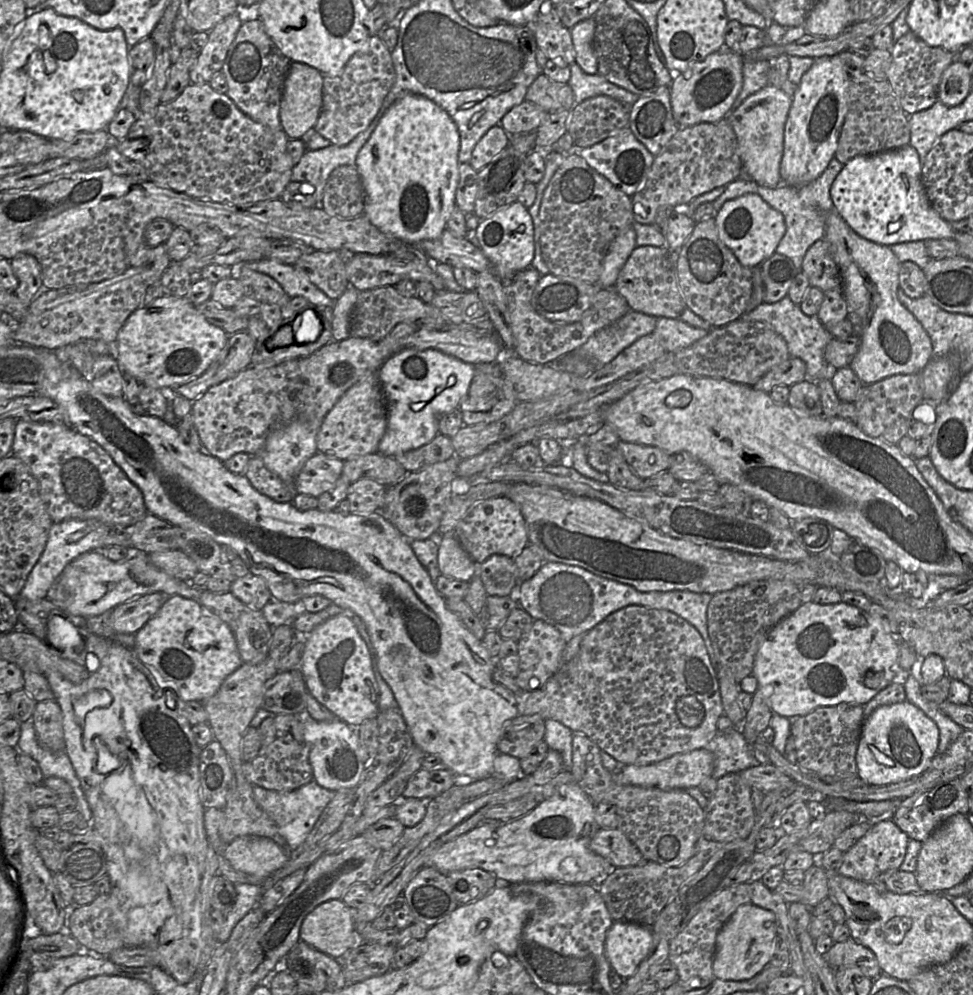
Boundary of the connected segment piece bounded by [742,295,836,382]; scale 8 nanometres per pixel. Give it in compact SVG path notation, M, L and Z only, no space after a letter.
M786 295L775 303L763 302L753 310L745 312L742 316L751 321L769 324L775 332L783 337L787 343L790 357L802 359L806 364L805 380L819 382L824 378L831 380L831 372L836 368L831 367L824 358L827 344L834 338L822 325L816 316L805 315L800 307L794 304Z

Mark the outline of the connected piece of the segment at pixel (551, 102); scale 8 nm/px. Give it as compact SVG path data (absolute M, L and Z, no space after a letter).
M544 73L533 81L527 90L525 100L532 102L548 113L571 110L575 106L575 97L568 83L558 83Z

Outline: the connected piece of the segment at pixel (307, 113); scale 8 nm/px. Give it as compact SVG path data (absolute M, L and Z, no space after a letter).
M292 62L285 78L280 106L280 122L289 139L306 137L318 120L322 107L323 75L315 68Z

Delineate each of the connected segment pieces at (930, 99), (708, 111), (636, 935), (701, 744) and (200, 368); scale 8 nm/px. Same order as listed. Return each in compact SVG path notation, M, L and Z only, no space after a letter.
M912 31L907 32L891 48L891 64L887 74L902 109L913 114L930 108L938 100L938 86L943 72L956 59L939 47L930 47Z
M722 47L675 77L670 85L670 95L673 115L680 128L701 122L717 122L727 117L742 88L743 65L742 54L735 49Z
M615 921L608 929L605 954L611 968L622 977L631 977L652 946L652 931L645 925Z
M630 605L609 614L603 621L583 635L578 653L560 668L544 683L541 688L530 692L520 692L517 695L517 710L519 715L539 715L544 720L556 720L572 732L583 733L592 740L600 750L611 755L620 765L648 765L677 753L690 752L705 748L718 732L718 719L724 715L716 667L713 665L703 638L698 630L677 614L662 609Z
M162 296L146 307L138 307L120 329L116 344L116 361L121 371L133 376L141 385L173 390L202 375L225 347L229 335L211 324L187 297Z

